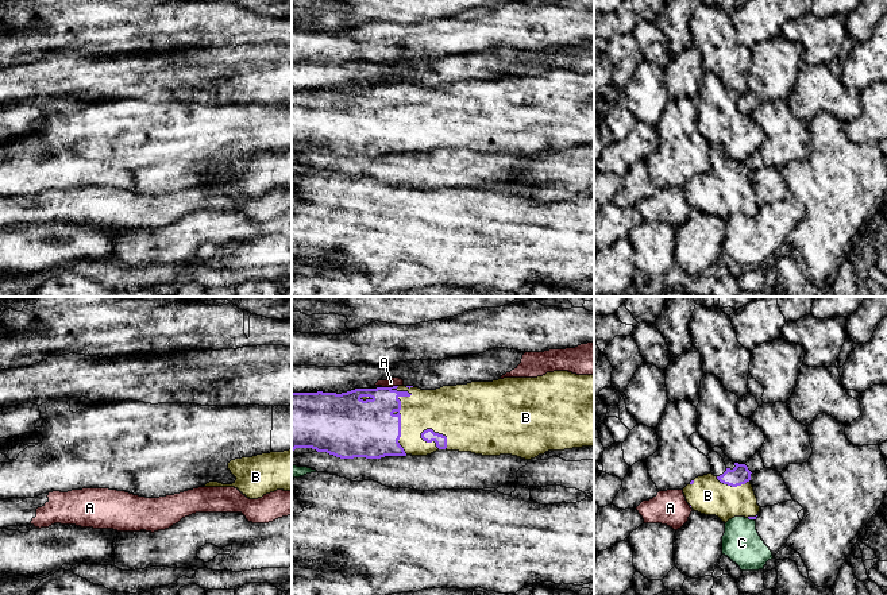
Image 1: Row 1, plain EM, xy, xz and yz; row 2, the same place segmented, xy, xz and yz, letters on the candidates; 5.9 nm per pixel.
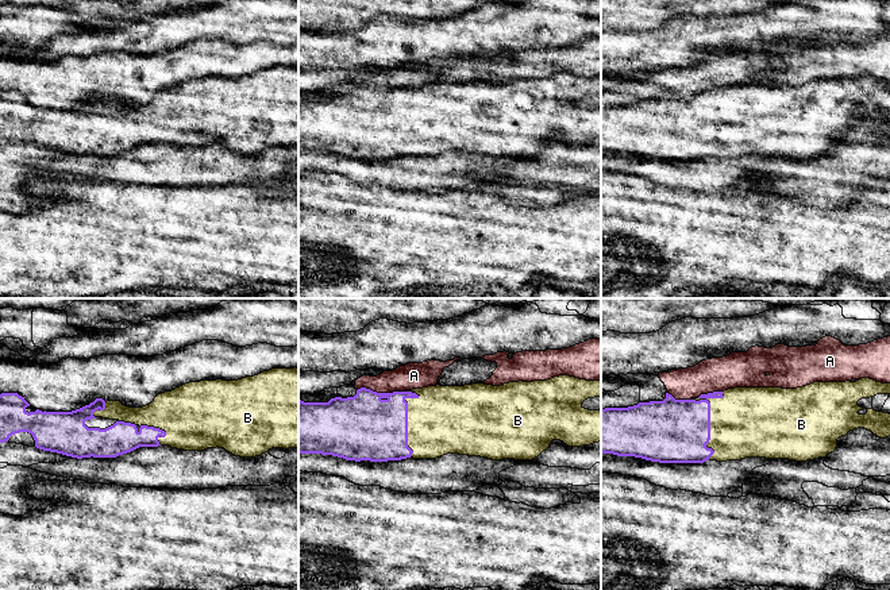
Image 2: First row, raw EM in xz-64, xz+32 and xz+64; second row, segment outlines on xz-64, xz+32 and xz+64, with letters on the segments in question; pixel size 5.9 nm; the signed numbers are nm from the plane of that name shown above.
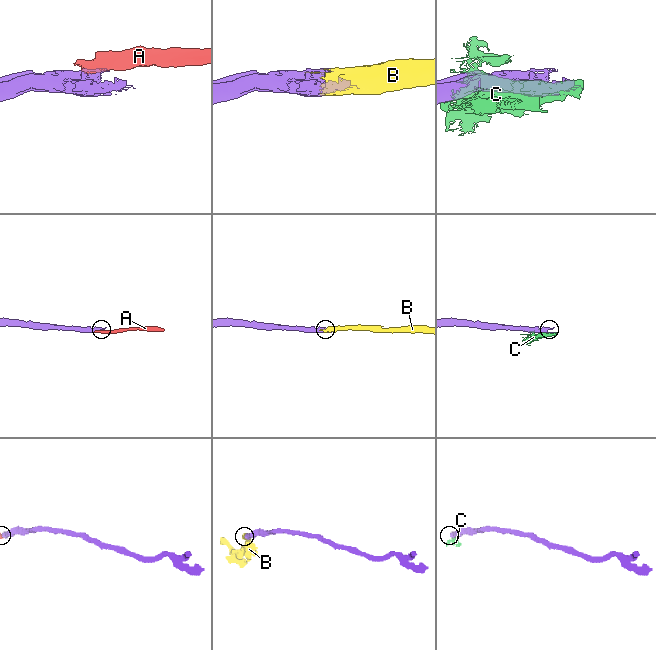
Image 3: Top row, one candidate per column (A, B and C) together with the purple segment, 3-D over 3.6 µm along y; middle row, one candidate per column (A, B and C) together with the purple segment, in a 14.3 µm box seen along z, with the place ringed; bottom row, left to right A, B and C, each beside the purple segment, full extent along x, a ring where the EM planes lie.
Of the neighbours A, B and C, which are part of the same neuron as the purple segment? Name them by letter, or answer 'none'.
B

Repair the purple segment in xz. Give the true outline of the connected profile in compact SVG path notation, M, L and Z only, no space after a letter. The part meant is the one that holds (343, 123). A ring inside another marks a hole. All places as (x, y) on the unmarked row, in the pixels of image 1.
M554 69L537 76L504 76L436 88L393 84L342 92L292 90L292 148L312 146L340 157L381 157L447 147L531 158L548 148L593 143L594 73Z

